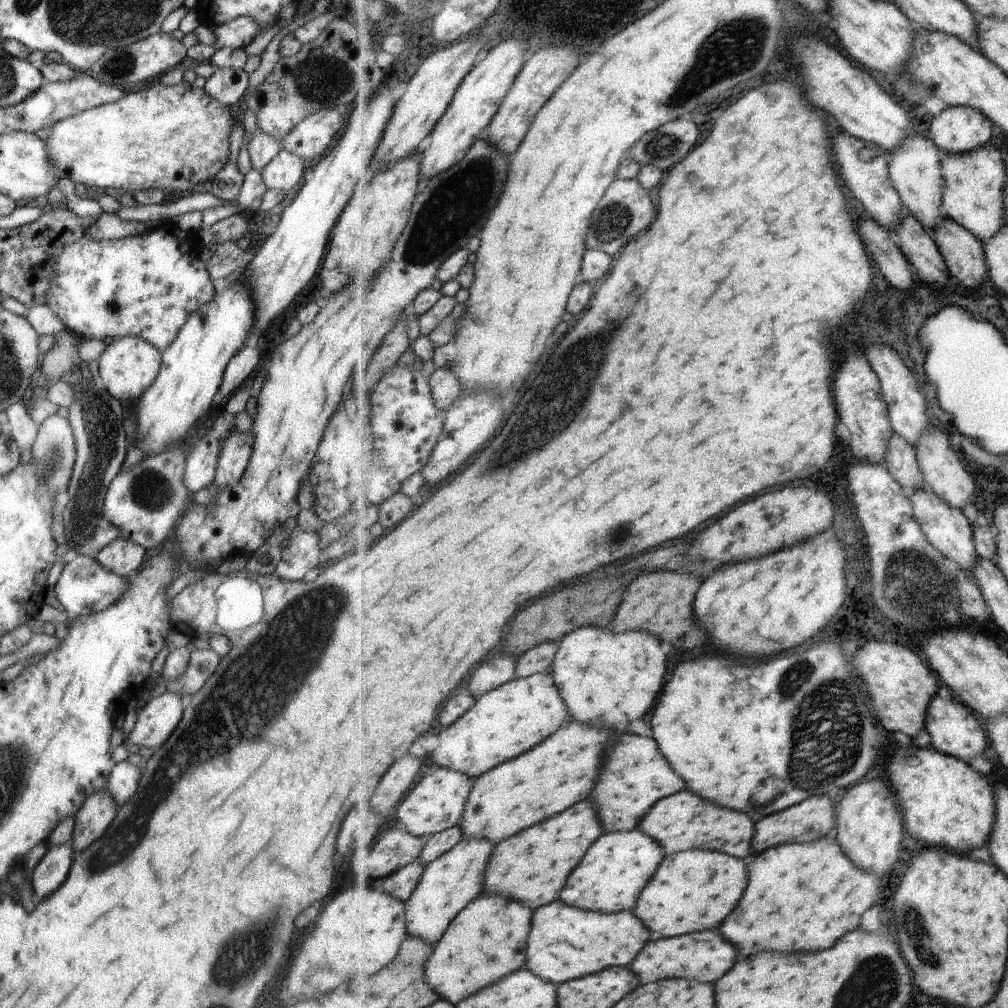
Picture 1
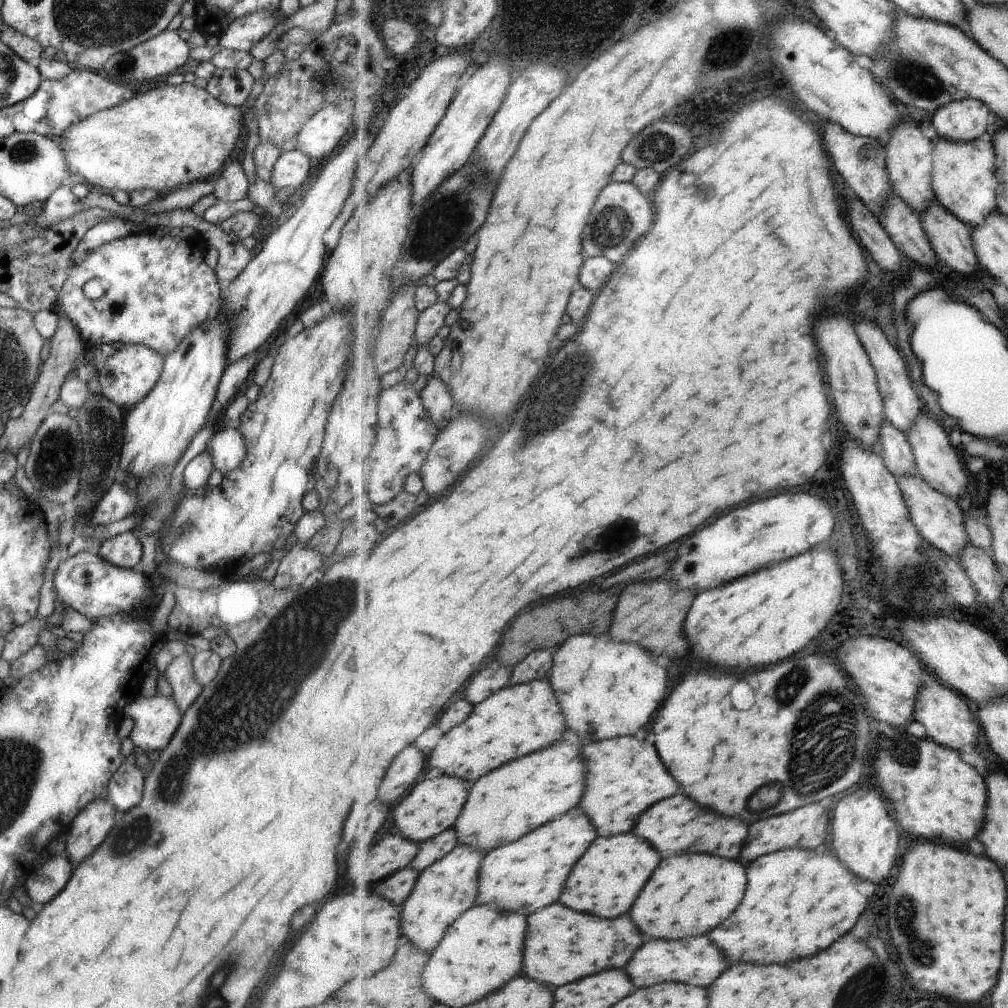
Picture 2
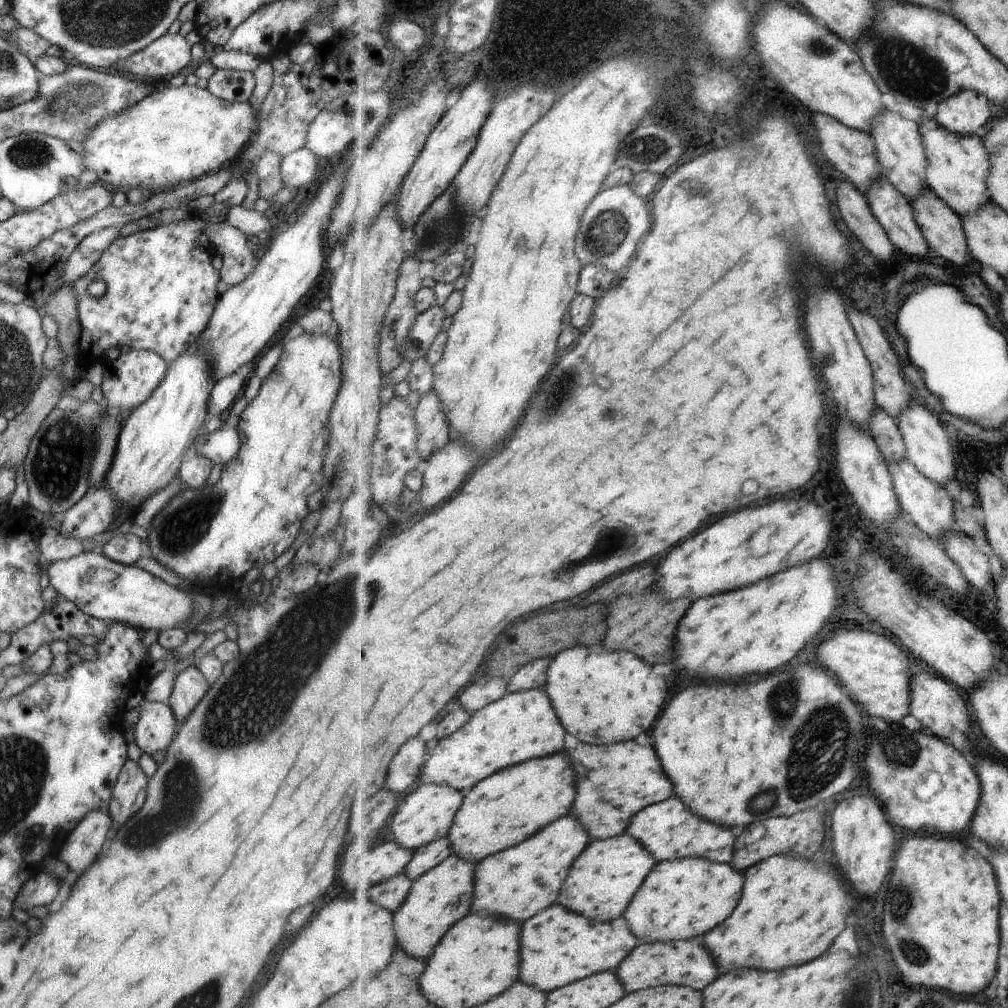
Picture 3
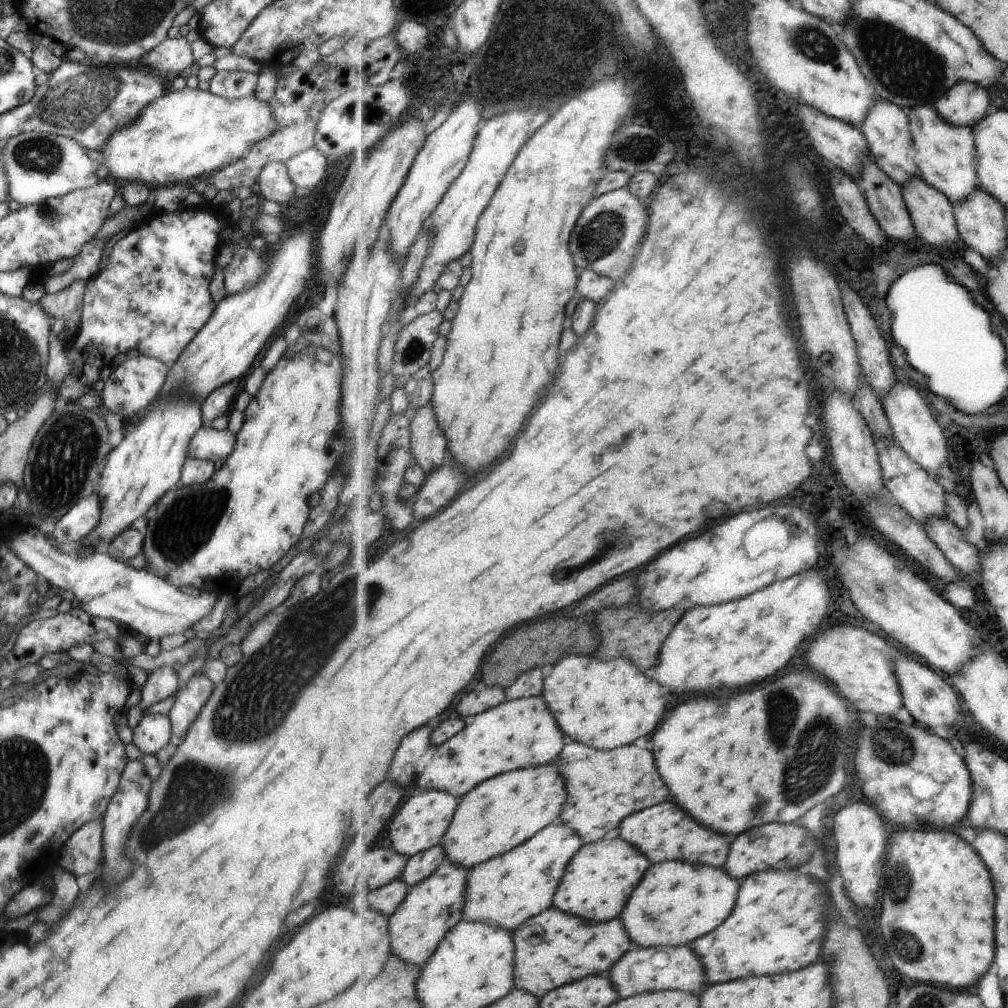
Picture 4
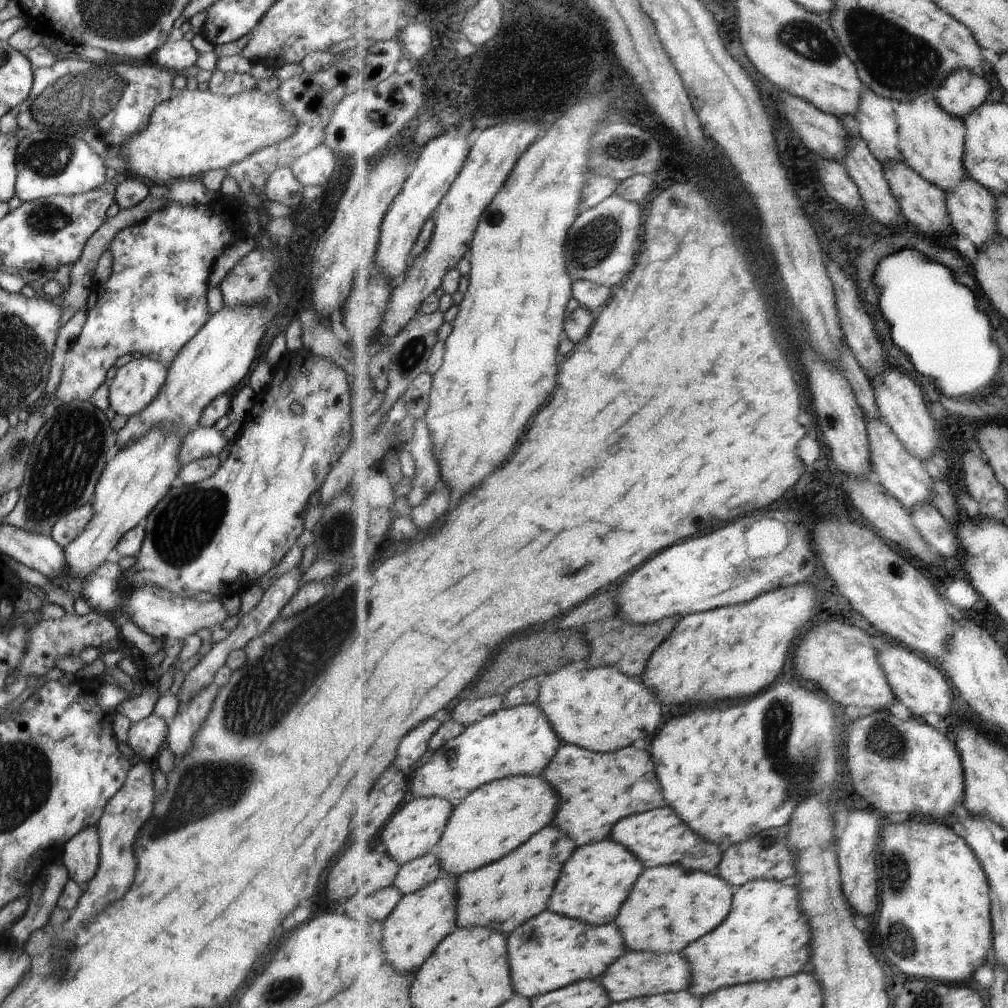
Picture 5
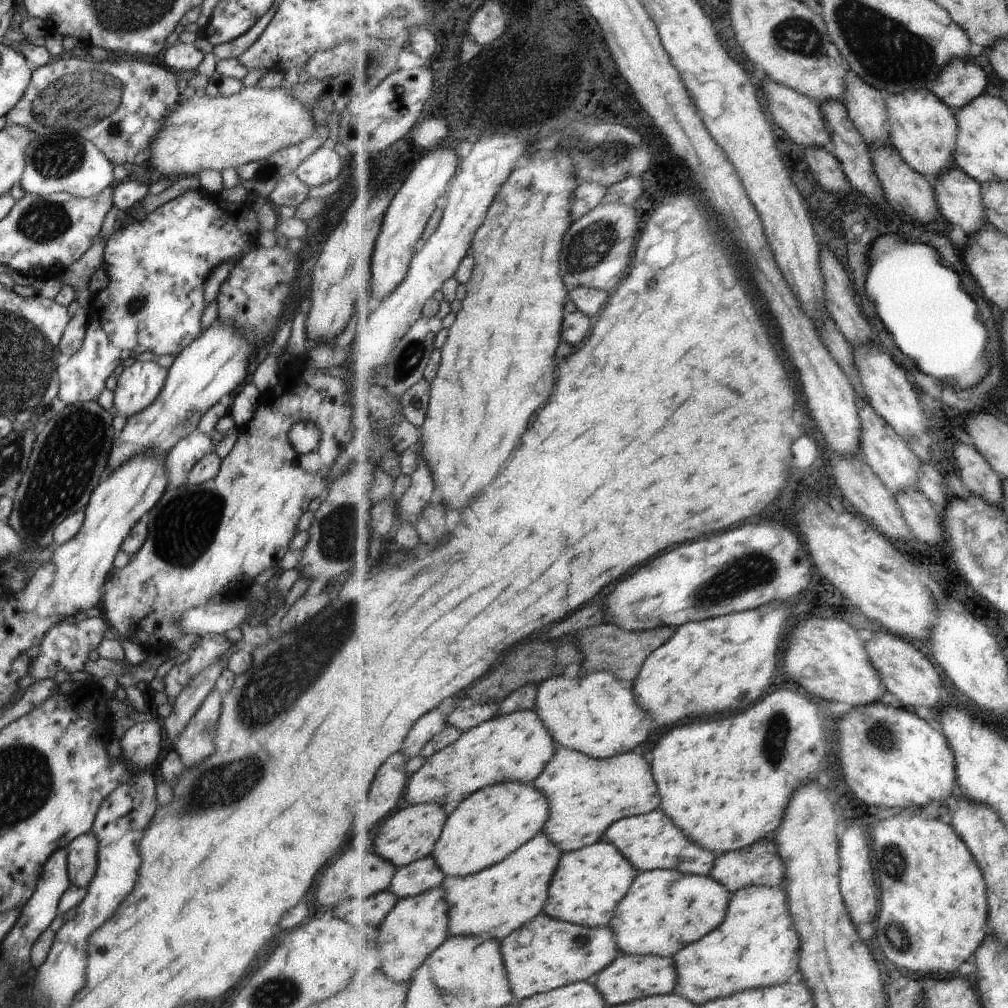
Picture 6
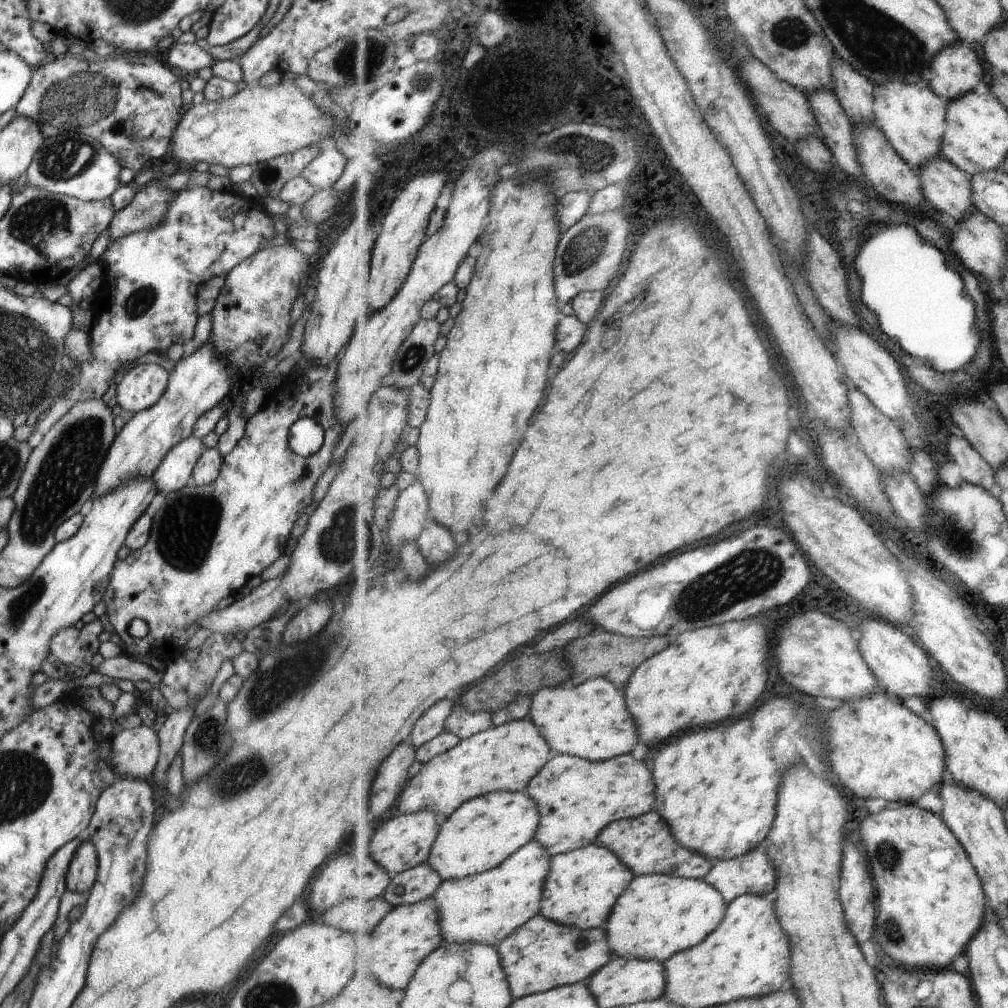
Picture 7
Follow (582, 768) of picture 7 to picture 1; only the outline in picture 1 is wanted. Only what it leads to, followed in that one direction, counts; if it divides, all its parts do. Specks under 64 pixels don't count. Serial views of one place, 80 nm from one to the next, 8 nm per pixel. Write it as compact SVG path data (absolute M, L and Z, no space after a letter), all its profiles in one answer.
M624 734L613 742L607 750L606 768L600 776L600 784L595 784L592 800L604 822L606 833L633 831L639 828L646 812L658 804L662 798L678 794L688 788L686 780L670 766L660 746L652 738L642 738L636 734Z

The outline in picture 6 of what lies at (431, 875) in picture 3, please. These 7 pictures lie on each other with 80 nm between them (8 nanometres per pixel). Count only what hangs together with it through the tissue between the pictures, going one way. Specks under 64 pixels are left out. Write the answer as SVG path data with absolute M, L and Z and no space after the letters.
M445 887L434 889L417 897L401 900L398 906L388 915L380 927L380 950L384 956L381 972L388 972L392 980L410 983L416 978L416 972L424 966L431 956L451 938L450 904L446 900Z

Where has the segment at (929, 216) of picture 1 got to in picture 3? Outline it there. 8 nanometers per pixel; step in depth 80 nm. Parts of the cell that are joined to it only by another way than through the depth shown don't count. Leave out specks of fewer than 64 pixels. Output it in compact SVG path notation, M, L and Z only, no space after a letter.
M886 109L883 114L880 113L874 119L872 126L867 132L870 133L876 141L878 157L882 166L882 174L886 175L892 181L892 184L897 186L912 202L919 199L919 196L928 189L929 184L927 183L928 172L926 172L928 155L926 154L926 147L918 122L904 118L899 112Z

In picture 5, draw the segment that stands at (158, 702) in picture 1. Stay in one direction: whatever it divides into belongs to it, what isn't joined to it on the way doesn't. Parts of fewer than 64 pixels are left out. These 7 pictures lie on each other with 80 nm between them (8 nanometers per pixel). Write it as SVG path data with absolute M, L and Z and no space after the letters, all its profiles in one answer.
M154 713L136 722L128 732L127 744L134 751L133 760L152 762L160 754L160 747L167 740L168 720Z

